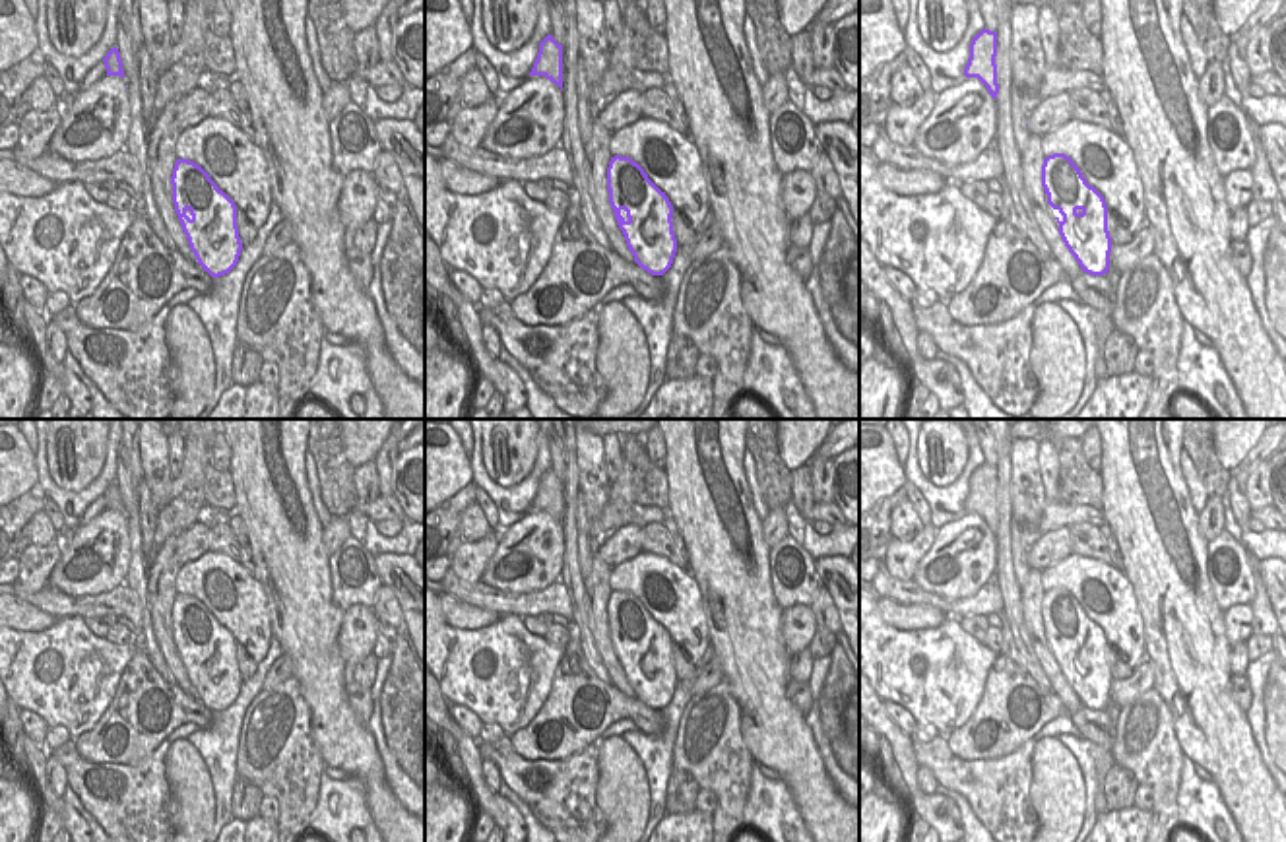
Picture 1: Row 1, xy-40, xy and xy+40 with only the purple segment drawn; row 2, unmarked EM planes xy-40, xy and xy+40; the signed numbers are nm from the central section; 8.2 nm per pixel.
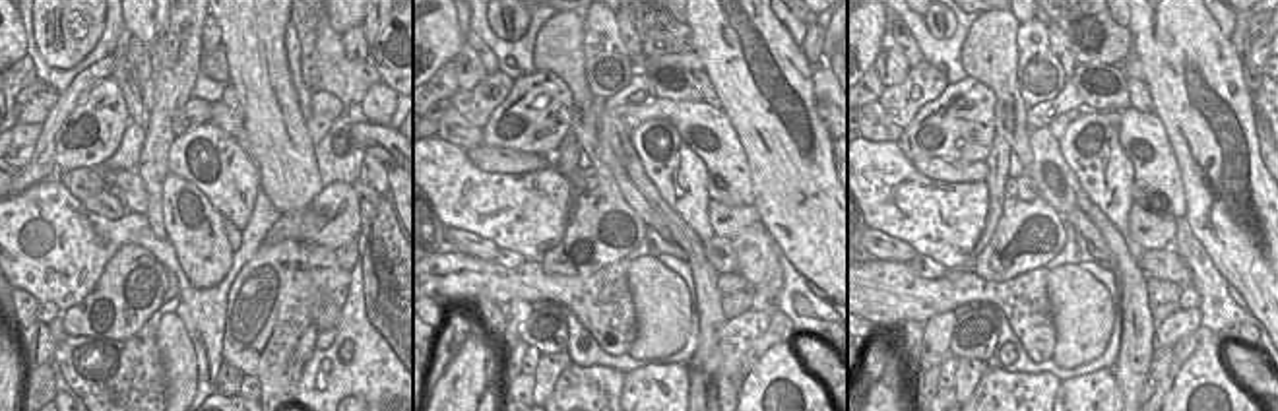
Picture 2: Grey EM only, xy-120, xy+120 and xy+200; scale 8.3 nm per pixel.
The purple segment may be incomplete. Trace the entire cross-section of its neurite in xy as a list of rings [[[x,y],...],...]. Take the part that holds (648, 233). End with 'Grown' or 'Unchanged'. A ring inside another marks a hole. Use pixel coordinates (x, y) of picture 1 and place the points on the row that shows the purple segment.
[[[615,155],[607,167],[609,204],[634,262],[663,275],[675,258],[673,206],[630,157]]]. Unchanged

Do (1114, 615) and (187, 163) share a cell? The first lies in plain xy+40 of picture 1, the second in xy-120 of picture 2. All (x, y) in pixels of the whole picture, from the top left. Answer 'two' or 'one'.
one

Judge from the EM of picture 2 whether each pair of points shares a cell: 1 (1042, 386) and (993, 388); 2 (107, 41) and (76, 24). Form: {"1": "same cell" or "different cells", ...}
{"1": "same cell", "2": "different cells"}

